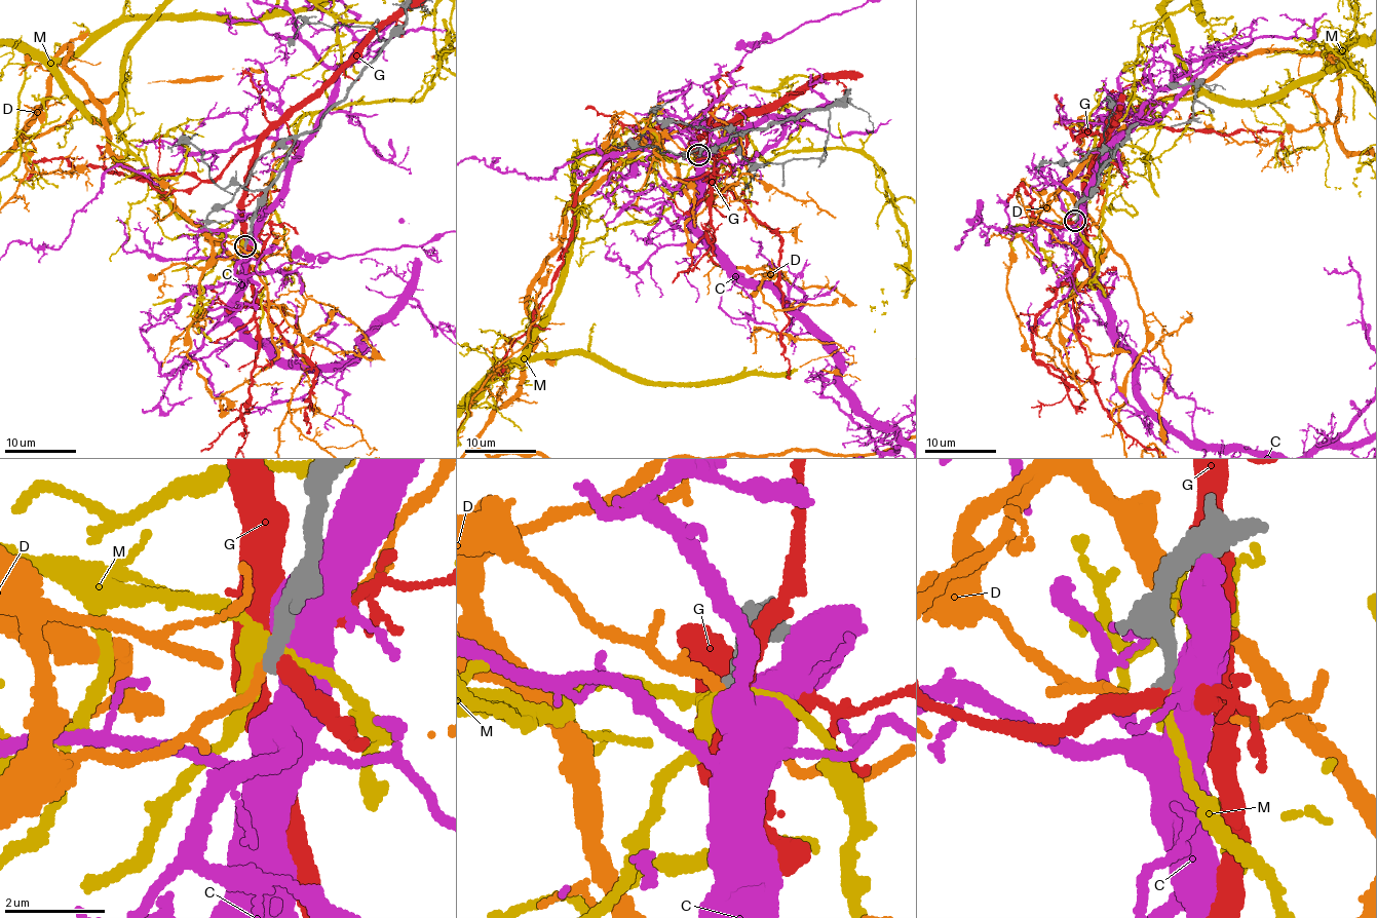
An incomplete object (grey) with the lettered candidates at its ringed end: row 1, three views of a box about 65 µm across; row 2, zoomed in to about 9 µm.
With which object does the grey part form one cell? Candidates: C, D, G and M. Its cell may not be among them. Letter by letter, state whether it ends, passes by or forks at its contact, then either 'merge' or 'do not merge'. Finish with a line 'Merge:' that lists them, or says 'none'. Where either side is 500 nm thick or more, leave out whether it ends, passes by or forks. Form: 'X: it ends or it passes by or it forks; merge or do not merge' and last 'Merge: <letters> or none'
C: do not merge
D: it passes by; do not merge
G: it forks; do not merge
M: it forks; do not merge
Merge: none

